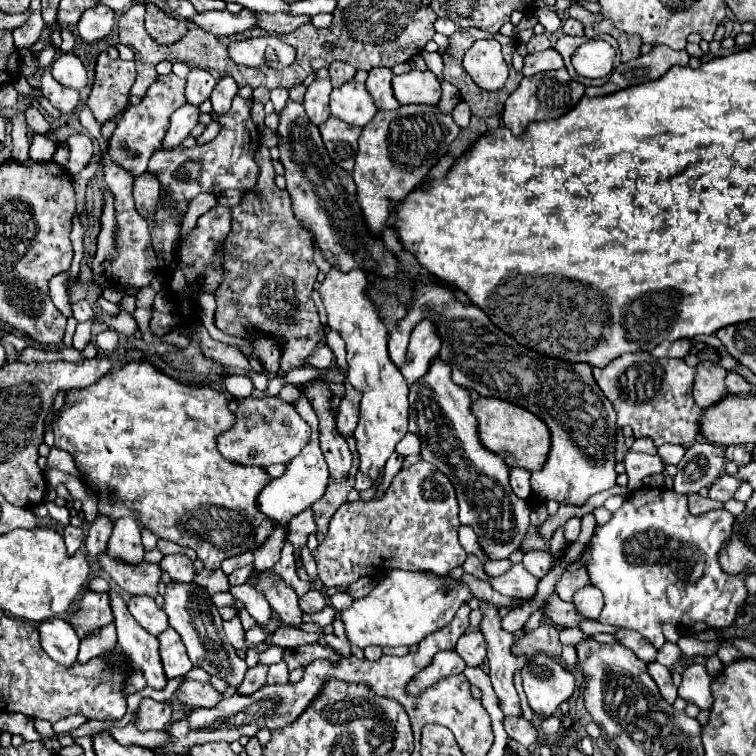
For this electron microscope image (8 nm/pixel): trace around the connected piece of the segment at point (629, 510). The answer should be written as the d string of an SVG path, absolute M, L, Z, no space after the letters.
M640 488L636 490L612 520L604 526L596 526L592 538L592 556L586 560L590 580L604 592L604 610L598 618L602 624L614 624L640 632L656 648L662 648L662 622L668 622L680 630L690 630L696 622L706 622L714 630L722 630L734 624L738 608L746 602L744 574L728 576L718 564L720 550L730 542L734 528L734 516L728 510L712 510L702 516L692 516L686 508L682 494L664 488Z

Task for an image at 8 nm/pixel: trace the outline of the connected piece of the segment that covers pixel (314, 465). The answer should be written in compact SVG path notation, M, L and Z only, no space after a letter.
M304 396L298 398L298 402L294 404L294 408L300 412L300 416L302 416L302 418L310 424L310 428L314 430L312 440L310 440L310 444L288 464L286 472L284 472L280 478L270 480L270 482L264 486L264 490L260 492L260 496L258 496L258 510L262 510L268 518L272 518L272 520L278 522L278 524L288 524L288 522L292 520L292 516L300 514L302 510L310 508L316 500L320 500L320 498L324 496L324 492L326 492L326 484L330 482L328 464L326 464L326 460L324 460L324 456L322 456L322 450L320 450L320 446L318 446L318 434L316 434L316 430L318 430L318 418L316 418L316 414L314 414L310 402L308 402Z

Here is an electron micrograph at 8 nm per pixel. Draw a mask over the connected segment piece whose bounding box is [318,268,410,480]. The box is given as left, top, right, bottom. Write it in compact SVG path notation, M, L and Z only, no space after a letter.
M332 268L324 282L320 284L318 292L322 296L324 308L326 308L326 322L332 330L336 330L344 342L346 342L346 352L348 352L348 372L346 378L350 382L350 386L362 394L360 400L360 422L358 428L354 432L354 438L358 440L358 454L360 454L360 470L364 474L368 474L372 480L376 480L376 476L380 474L380 470L384 468L386 460L390 458L390 454L394 452L396 444L406 436L408 432L408 384L402 376L402 372L394 366L394 362L388 356L388 330L380 318L380 310L376 308L376 304L370 300L368 292L368 278L364 270L350 270L350 272L342 272L340 268Z

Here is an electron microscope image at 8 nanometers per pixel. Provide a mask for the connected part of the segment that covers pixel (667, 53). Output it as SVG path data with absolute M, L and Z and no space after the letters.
M654 46L650 54L646 56L638 56L632 62L624 62L620 64L610 80L604 86L590 86L586 88L586 96L606 96L612 92L618 92L622 88L640 84L640 82L648 82L648 80L658 80L660 76L664 76L674 64L678 66L686 66L690 60L690 54L686 50L672 50L670 46Z

